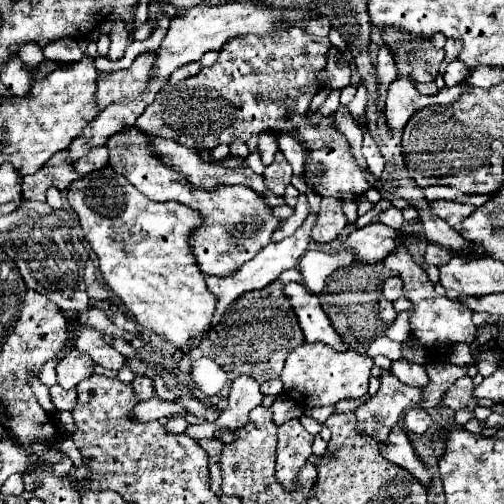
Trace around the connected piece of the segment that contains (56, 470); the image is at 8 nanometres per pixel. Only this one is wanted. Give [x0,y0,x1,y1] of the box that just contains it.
[51,457,73,477]

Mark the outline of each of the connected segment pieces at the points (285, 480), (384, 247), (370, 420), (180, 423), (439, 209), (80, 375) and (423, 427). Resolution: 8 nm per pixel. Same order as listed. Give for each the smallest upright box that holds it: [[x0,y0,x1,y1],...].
[[277,419,315,489],[343,223,407,263],[355,370,423,441],[165,415,187,433],[431,199,477,227],[57,349,93,389],[405,407,431,435]]

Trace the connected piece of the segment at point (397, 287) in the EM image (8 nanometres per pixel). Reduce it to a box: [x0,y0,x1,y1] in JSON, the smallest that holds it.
[383,277,403,301]

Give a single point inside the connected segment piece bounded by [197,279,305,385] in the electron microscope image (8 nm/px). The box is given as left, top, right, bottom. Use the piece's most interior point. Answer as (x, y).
(258, 330)

